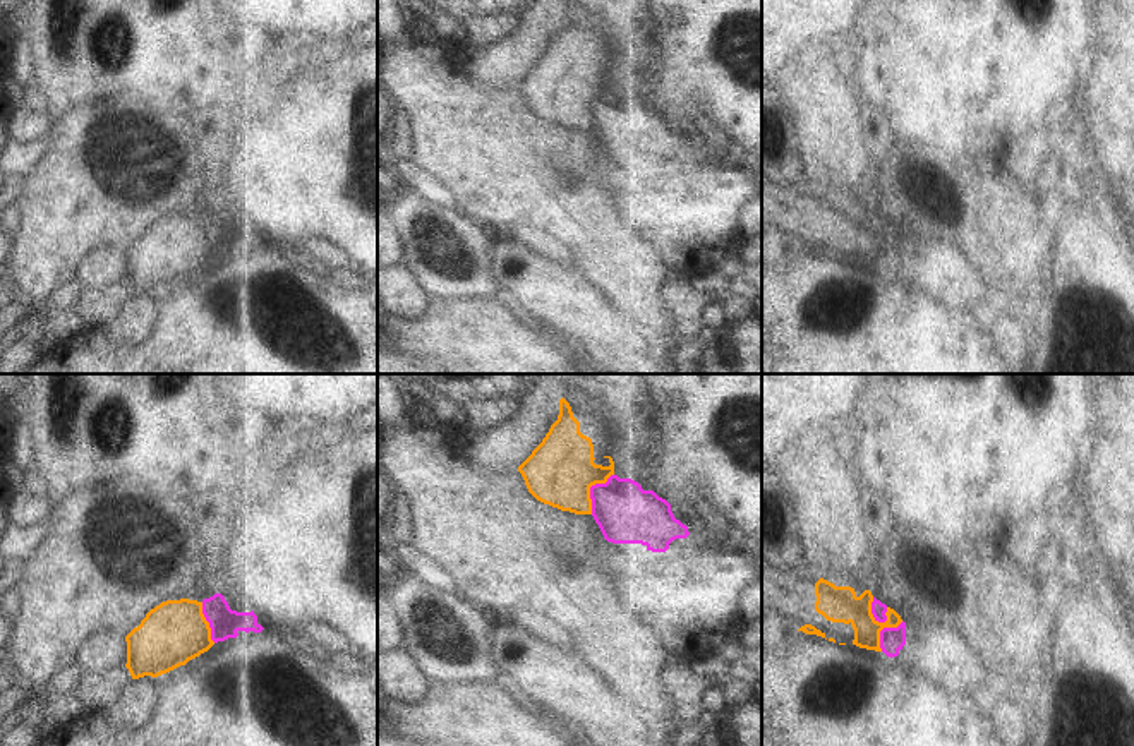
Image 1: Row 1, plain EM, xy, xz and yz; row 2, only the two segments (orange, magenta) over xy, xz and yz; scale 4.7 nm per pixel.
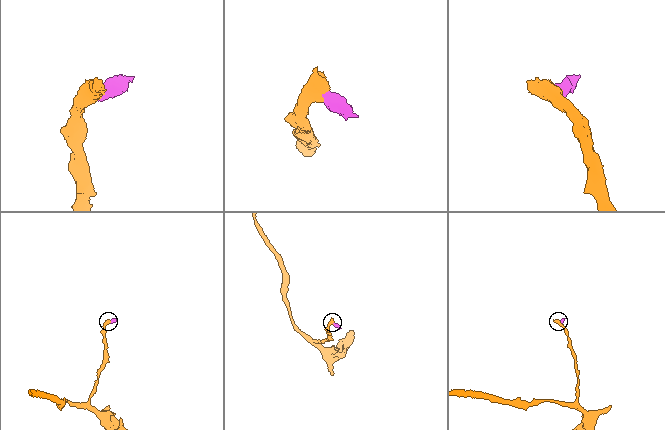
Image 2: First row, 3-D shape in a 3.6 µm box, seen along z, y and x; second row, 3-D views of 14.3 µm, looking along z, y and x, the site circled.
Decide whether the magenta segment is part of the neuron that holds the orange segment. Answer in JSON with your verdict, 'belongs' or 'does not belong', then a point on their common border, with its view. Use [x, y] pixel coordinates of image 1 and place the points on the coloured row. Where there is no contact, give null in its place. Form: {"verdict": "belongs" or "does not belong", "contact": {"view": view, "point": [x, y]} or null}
{"verdict": "does not belong", "contact": {"view": "xz", "point": [589, 489]}}

